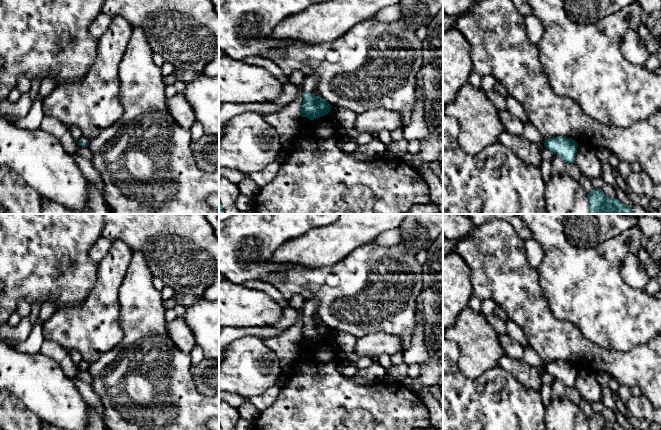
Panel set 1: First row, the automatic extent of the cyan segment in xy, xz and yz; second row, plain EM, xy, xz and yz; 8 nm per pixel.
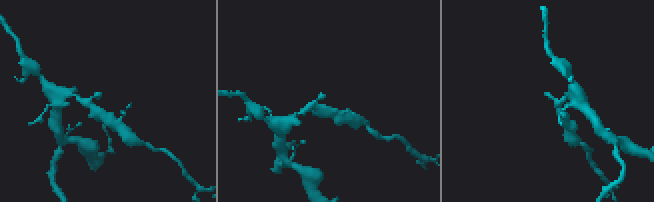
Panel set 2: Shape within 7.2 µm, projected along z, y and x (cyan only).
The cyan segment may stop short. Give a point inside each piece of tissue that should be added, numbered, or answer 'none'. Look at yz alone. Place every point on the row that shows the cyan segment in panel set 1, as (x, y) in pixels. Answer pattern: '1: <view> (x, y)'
1: yz (530, 132)

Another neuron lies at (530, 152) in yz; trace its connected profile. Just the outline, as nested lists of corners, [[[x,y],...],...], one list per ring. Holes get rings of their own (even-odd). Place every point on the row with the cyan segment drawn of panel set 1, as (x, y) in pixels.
[[[504,130],[498,137],[498,142],[512,150],[521,160],[528,165],[540,167],[542,163],[541,150],[544,143],[534,143],[523,136],[513,135]]]

